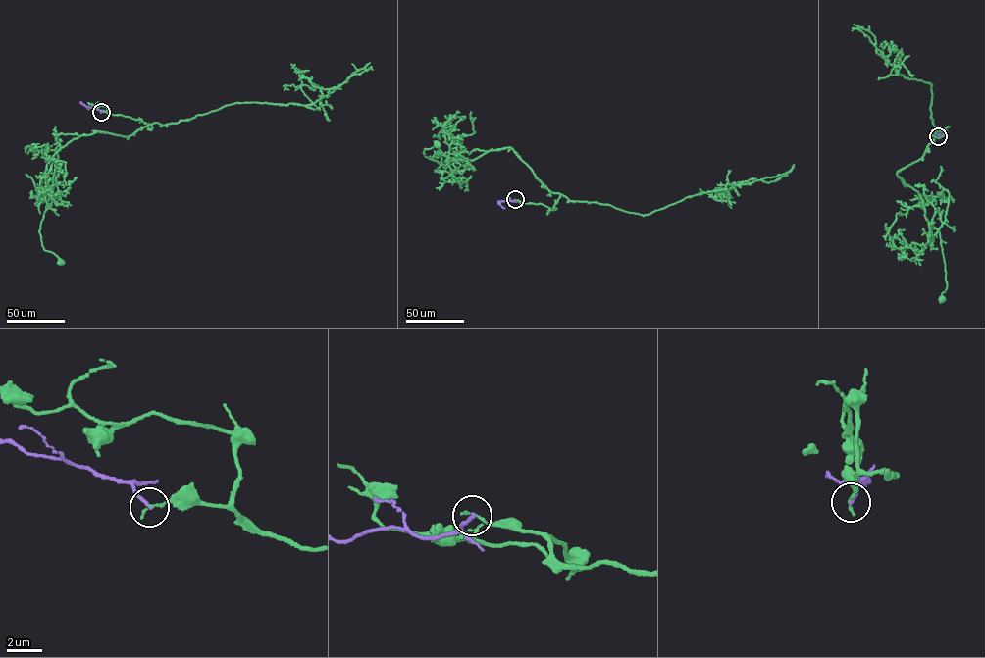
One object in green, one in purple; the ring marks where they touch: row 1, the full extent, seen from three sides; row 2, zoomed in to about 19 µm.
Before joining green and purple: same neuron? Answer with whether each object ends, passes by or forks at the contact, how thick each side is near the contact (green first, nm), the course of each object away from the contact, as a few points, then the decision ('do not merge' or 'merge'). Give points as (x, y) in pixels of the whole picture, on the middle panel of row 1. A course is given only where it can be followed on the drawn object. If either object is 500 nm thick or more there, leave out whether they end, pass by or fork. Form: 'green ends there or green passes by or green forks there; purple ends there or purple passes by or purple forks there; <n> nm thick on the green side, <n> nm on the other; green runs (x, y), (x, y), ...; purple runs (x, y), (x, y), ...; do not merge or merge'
green ends there; purple ends there; 180 nm thick on the green side, 200 nm on the other; green runs (515, 199), (553, 210), (560, 194), (510, 147), (471, 160), (450, 157), (445, 165), (423, 152), (438, 144); purple runs (515, 199), (498, 202), (504, 209); do not merge

